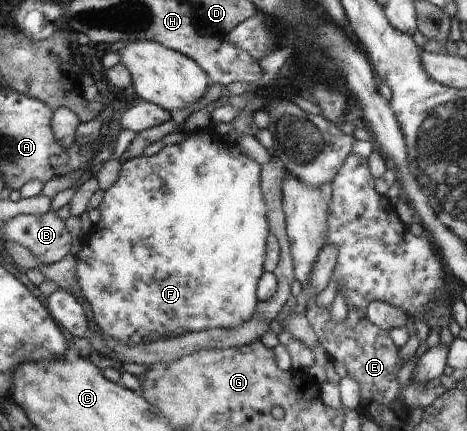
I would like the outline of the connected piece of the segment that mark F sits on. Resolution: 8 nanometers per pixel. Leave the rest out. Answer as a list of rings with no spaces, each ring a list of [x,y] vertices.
[[[214,126],[187,133],[183,142],[166,146],[154,156],[141,156],[126,161],[118,181],[106,192],[99,208],[102,211],[102,219],[96,224],[97,231],[91,234],[91,239],[84,242],[83,250],[78,254],[77,274],[81,280],[83,292],[93,304],[97,322],[103,332],[111,334],[115,340],[121,340],[125,344],[141,344],[141,342],[159,341],[165,337],[181,337],[191,332],[202,332],[211,328],[236,328],[246,324],[247,320],[253,319],[260,303],[258,284],[266,273],[268,252],[266,245],[271,235],[267,221],[267,208],[261,194],[261,164],[242,153],[235,143],[222,139]]]

